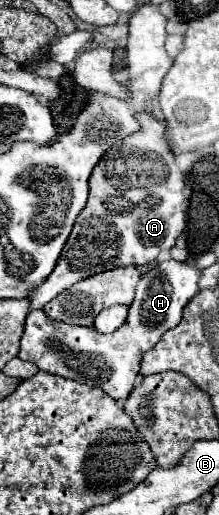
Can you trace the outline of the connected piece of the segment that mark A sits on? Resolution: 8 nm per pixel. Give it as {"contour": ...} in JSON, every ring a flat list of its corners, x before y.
{"contour":[[149,113,135,117,141,129,111,145,107,155,95,165,89,181,89,201,79,213,71,237,63,247,55,271,29,293,31,309,43,309,61,291,89,275,121,265,145,265,175,245,187,221,187,199,183,195,185,177,175,167,173,153,163,137,163,125]]}

